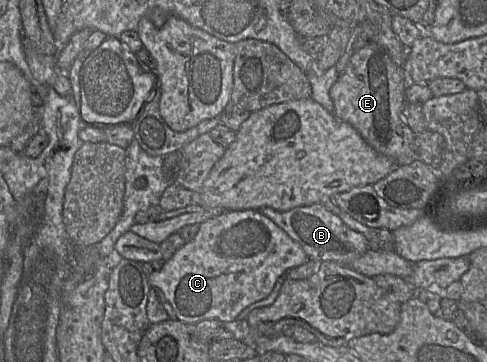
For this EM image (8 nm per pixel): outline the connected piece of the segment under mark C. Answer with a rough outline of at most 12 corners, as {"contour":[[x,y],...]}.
{"contour":[[261,211],[199,224],[147,279],[228,323],[308,259]]}

